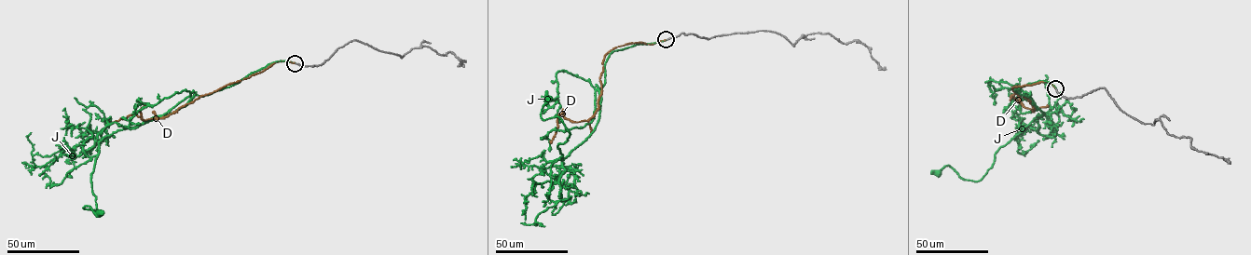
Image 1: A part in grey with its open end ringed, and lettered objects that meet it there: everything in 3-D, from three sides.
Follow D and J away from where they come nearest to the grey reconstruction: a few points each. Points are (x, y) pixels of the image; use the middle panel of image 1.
D: (666, 39), (625, 44), (606, 53), (595, 114), (587, 120), (576, 122), (558, 115), (550, 140)
J: (666, 40), (610, 53), (594, 130), (561, 159), (570, 135), (558, 117), (541, 117), (548, 99)

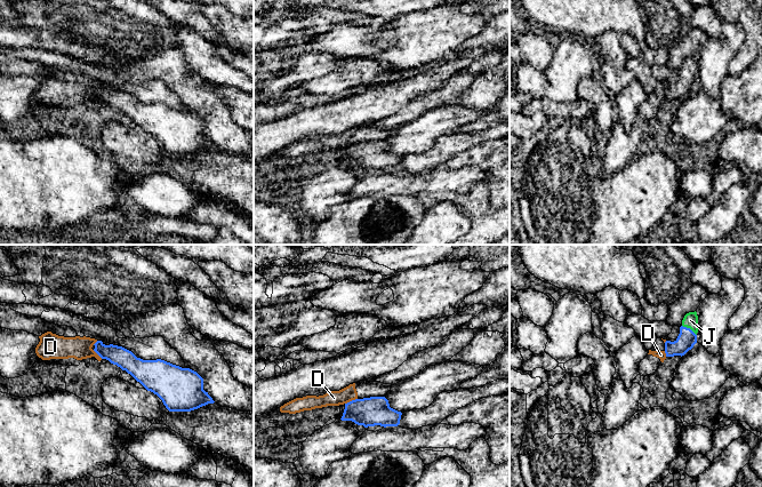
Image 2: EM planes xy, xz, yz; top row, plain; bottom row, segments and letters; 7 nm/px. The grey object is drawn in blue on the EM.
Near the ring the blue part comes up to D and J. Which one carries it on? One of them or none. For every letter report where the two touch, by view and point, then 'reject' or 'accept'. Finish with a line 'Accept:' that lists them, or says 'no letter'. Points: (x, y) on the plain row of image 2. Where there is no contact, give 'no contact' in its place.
D: contact xz (352, 144); reject
J: contact yz (689, 72); accept
Accept: J

